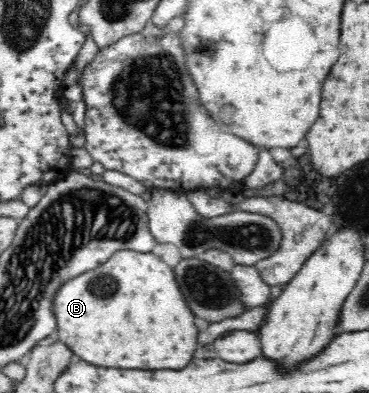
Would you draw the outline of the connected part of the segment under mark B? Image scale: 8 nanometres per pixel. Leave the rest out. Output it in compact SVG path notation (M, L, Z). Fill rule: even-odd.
M118 249L118 252L114 253L114 256L110 257L110 260L106 264L102 264L100 268L88 272L88 274L82 274L70 282L66 282L56 298L53 300L53 313L55 314L56 321L58 321L57 334L60 337L60 341L66 344L66 347L73 353L73 357L82 359L86 363L105 367L105 368L132 368L132 370L158 370L158 368L184 368L186 364L190 364L190 360L194 358L194 352L196 352L196 338L198 338L198 330L196 330L196 324L194 324L194 314L190 312L188 308L187 300L182 296L180 288L171 266L168 266L157 254L153 252L143 253L131 250ZM100 274L100 282L94 282L94 276Z

